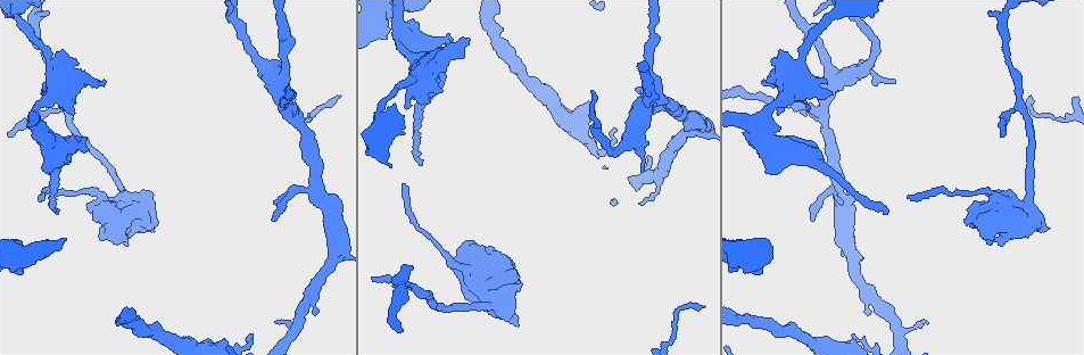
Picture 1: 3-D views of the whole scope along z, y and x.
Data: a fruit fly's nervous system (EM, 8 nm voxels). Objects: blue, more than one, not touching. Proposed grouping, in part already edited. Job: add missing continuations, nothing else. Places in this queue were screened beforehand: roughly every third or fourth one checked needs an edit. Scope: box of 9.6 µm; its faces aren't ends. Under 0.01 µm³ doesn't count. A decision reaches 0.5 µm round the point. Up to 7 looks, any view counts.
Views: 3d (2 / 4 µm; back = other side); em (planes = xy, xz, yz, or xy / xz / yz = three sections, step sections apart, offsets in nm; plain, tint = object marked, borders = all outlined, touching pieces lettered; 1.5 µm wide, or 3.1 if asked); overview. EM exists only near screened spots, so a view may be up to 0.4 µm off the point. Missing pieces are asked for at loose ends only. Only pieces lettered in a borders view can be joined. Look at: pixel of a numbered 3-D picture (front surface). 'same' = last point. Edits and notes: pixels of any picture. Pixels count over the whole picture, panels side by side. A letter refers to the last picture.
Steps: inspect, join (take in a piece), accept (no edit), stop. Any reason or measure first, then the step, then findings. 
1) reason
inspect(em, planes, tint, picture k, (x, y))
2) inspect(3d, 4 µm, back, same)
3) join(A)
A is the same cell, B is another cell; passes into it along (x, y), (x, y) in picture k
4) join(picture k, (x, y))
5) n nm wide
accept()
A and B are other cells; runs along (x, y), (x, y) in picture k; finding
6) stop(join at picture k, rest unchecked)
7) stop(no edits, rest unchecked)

free end
inspect(em, yz, step 8, borders, picture 1, (469, 39))

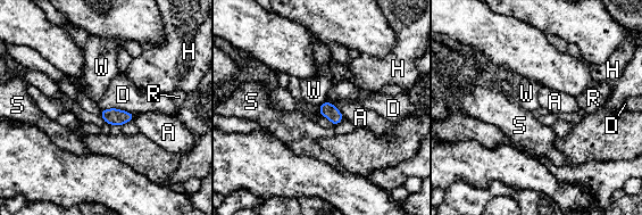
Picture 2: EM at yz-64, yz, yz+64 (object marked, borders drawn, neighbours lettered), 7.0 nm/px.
accept()
A, D, H, R, S and W are other cells; border along (326, 100), (318, 106) in picture 2; no lettered piece goes on from it

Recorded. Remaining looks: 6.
thin end
inspect(em, xz, step 4, tint, picture 1, (642, 170))

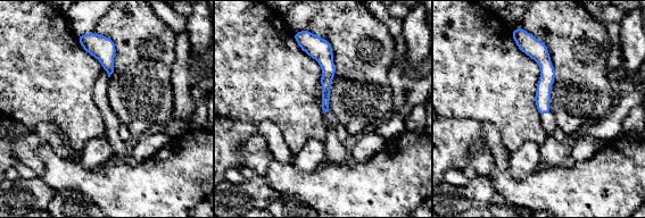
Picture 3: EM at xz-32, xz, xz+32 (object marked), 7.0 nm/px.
inspect(em, yz, step 8, borders, same)

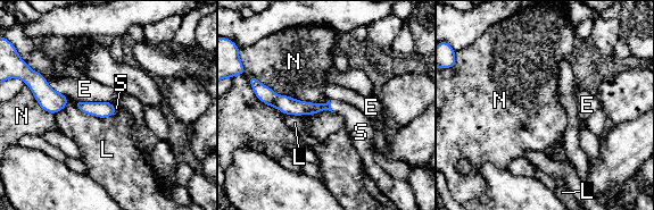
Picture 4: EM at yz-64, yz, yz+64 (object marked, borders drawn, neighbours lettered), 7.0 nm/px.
join(S)
S is the same cell, E, L and N are other cells; passes into it along (295, 107), (330, 107), (357, 125) in picture 4; the cell continues

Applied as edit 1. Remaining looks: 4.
an open end
inspect(3d, 4 µm, picture 1, (376, 280))

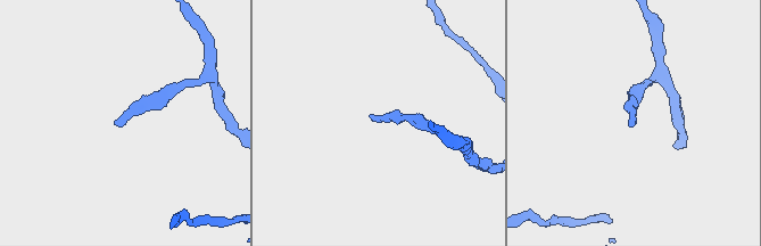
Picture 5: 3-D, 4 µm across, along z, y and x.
inspect(em, planes, borders, picture 5, (120, 125))

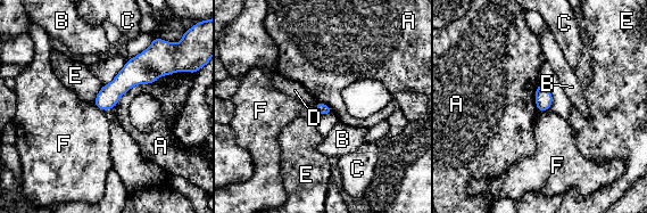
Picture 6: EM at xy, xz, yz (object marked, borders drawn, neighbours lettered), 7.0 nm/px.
A touches over 360 nm
accept()
A, B, C, D, E and F are other cells; no lettered piece goes on from it

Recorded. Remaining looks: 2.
stop(join at picture 4, rest unchecked)

